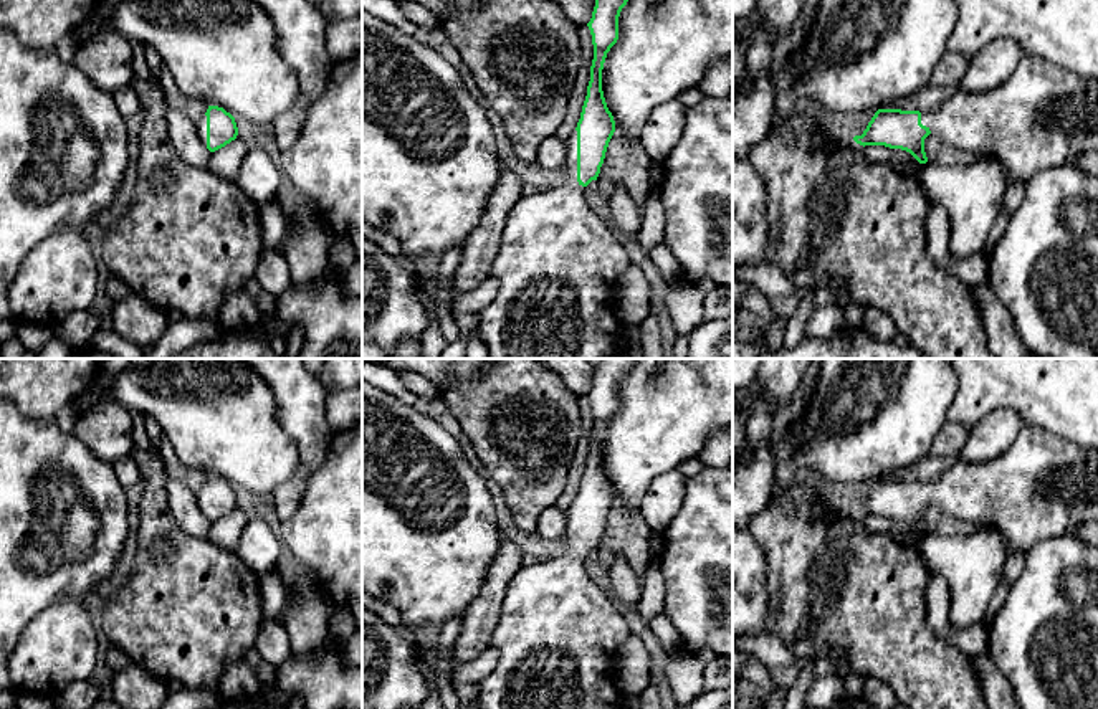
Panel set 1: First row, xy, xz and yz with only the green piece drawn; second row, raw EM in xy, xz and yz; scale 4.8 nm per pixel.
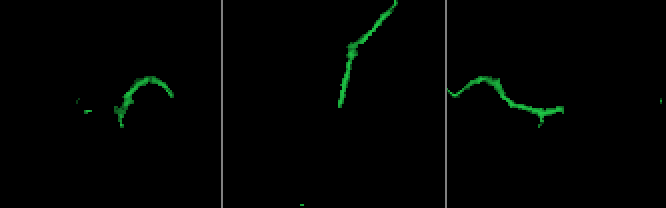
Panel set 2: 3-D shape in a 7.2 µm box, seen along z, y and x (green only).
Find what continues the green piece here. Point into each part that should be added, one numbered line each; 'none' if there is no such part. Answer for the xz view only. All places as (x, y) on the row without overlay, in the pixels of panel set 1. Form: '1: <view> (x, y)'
1: xz (558, 633)

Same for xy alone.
1: xy (200, 494)

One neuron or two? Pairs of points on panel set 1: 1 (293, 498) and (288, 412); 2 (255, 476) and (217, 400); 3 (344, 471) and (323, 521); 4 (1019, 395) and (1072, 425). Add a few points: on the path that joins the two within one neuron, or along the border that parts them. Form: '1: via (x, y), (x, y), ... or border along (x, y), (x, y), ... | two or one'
1: via (301, 476), (308, 466), (308, 433) | one
2: via (255, 458), (220, 418) | one
3: via (344, 483), (344, 499), (334, 509) | one
4: via (1032, 395), (1042, 395), (1059, 412) | one

